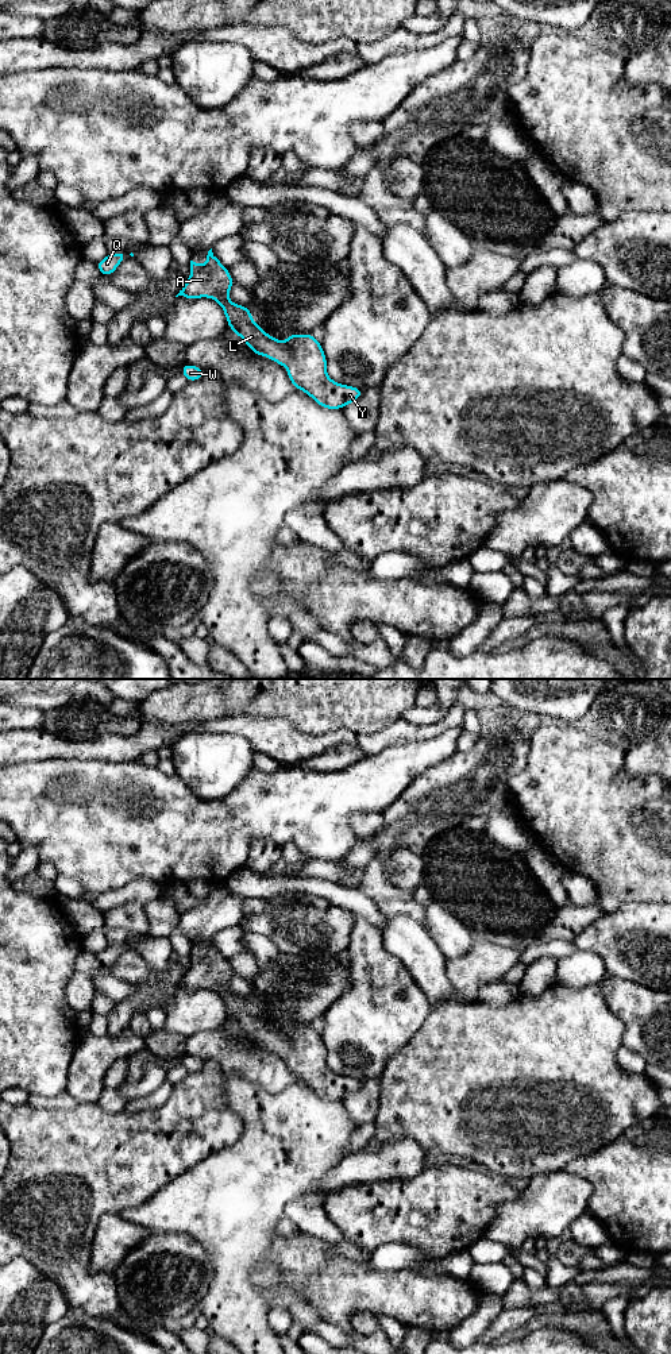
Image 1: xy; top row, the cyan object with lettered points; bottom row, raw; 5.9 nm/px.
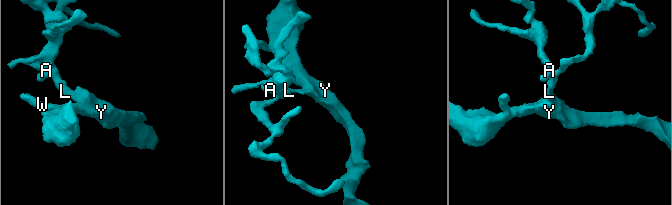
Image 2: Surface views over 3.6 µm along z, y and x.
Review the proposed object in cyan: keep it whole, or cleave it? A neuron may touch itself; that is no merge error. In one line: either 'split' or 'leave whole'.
leave whole

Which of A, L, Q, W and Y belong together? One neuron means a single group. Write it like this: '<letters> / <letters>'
A L Q W Y

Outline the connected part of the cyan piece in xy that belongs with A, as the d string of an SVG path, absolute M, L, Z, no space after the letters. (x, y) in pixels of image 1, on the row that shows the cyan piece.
M208 251L207 263L201 266L190 261L190 275L176 296L188 300L209 297L220 304L228 327L242 337L248 348L288 369L289 381L296 389L312 397L325 409L343 409L347 404L362 397L363 390L333 382L327 375L327 358L321 343L312 333L292 333L282 343L267 335L261 325L252 321L248 306L232 304L228 298L235 283L228 269Z

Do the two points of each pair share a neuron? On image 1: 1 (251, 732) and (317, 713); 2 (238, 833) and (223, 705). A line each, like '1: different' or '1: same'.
1: different
2: different

